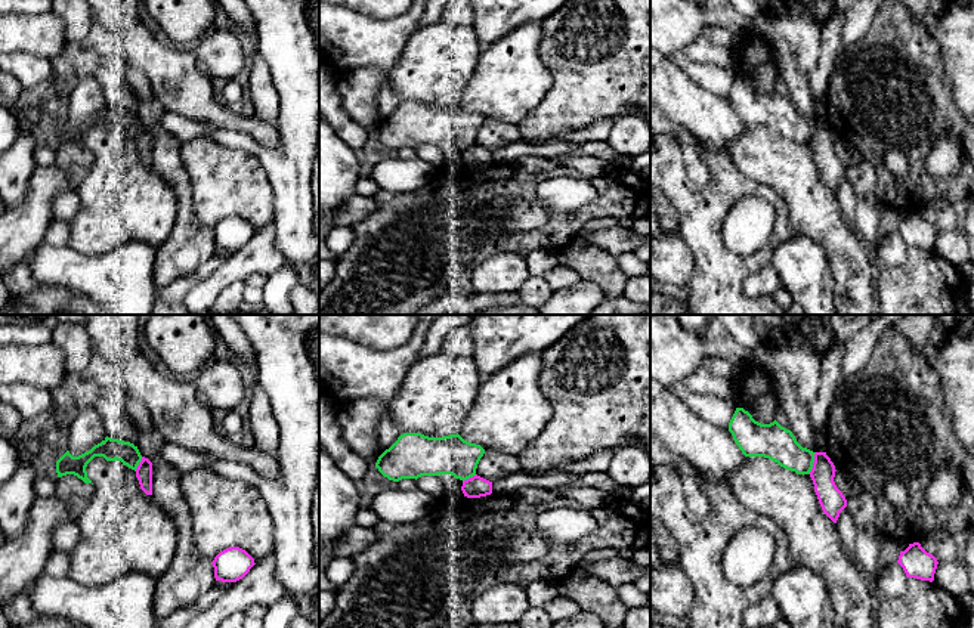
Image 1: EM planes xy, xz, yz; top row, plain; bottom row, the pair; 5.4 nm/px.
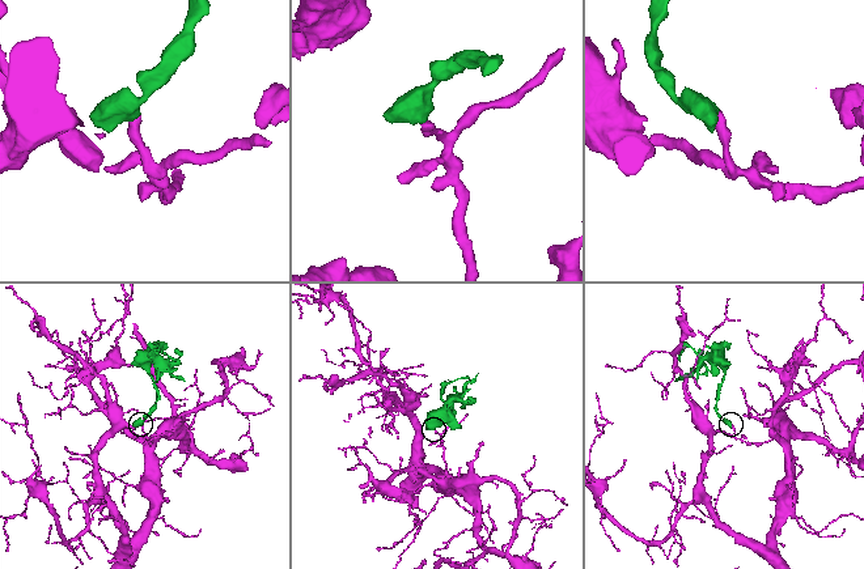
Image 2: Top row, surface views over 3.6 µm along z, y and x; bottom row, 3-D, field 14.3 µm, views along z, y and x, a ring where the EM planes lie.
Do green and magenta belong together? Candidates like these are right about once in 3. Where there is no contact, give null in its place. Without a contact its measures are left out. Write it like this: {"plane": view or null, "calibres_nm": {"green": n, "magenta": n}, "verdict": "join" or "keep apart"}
{"plane": "yz", "calibres_nm": {"green": 190, "magenta": 140}, "verdict": "keep apart"}

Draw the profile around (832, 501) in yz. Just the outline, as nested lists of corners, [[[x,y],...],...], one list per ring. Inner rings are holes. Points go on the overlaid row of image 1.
[[[816,452],[810,477],[814,485],[819,504],[823,513],[837,523],[840,513],[847,507],[847,499],[842,492],[837,488],[835,465],[826,452]]]

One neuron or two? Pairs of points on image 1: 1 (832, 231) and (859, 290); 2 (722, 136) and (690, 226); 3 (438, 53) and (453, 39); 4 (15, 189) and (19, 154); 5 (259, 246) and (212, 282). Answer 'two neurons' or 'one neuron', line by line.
1: one neuron
2: two neurons
3: one neuron
4: one neuron
5: one neuron

